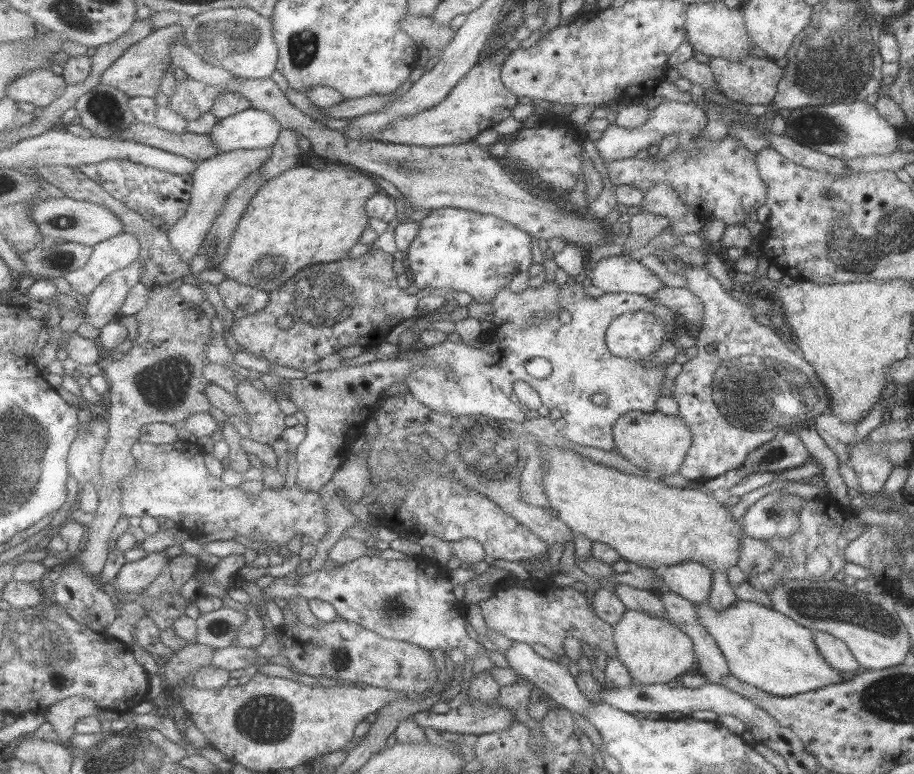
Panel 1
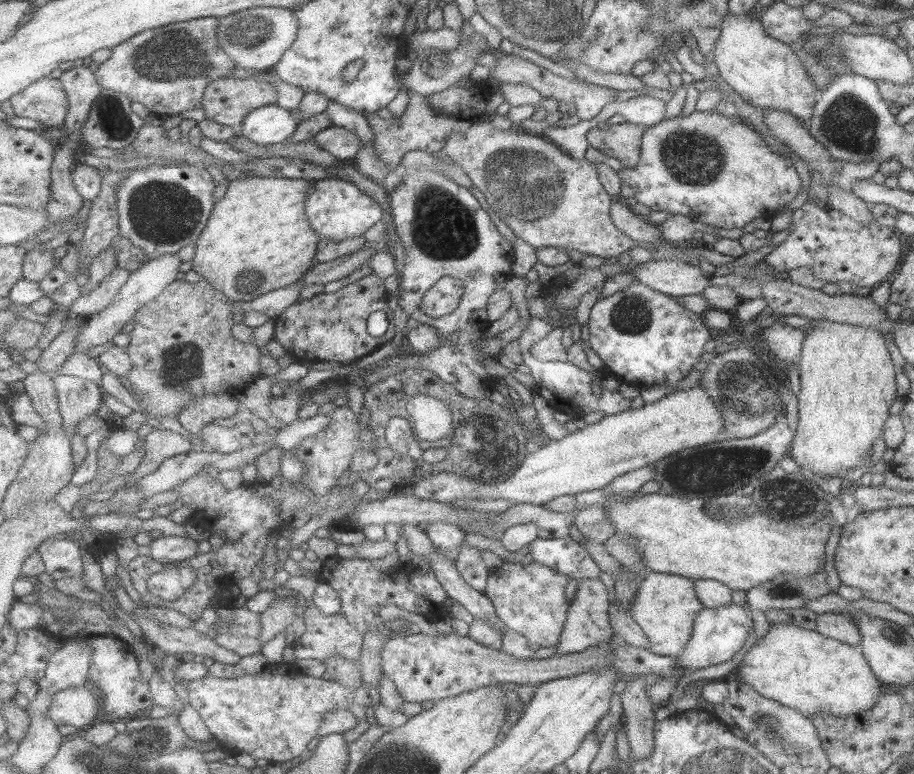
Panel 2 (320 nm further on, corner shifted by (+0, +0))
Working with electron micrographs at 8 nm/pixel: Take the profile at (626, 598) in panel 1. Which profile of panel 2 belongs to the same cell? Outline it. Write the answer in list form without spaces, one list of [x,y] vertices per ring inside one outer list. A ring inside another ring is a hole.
[[[571,537],[536,538],[528,545],[530,560],[550,567],[569,579],[589,580],[599,578],[599,568],[585,549]]]

